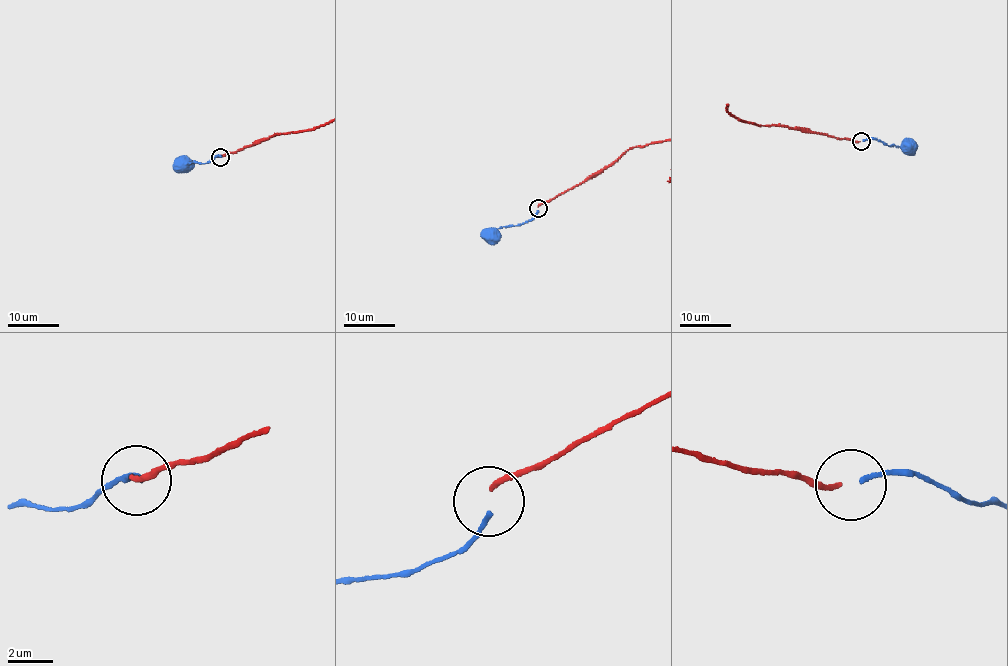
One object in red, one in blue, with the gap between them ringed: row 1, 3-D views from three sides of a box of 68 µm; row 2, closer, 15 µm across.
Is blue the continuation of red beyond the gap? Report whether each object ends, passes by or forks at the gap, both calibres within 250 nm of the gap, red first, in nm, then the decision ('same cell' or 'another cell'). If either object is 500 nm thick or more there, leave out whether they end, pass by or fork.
red ends there; blue ends there; 220 nm thick on the red side, 240 nm on the other; another cell

